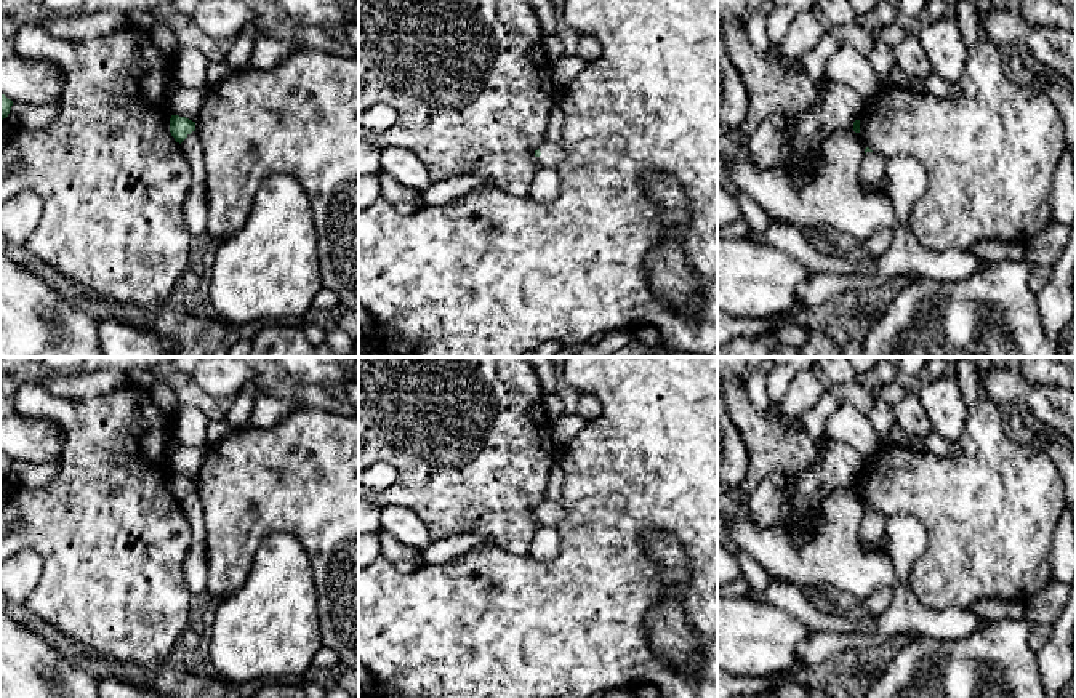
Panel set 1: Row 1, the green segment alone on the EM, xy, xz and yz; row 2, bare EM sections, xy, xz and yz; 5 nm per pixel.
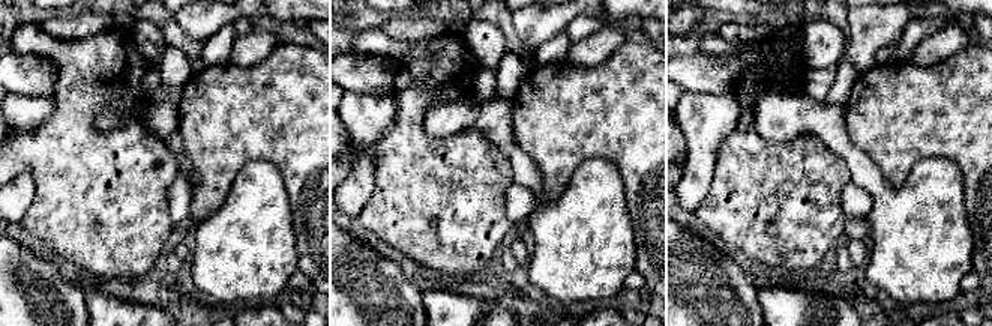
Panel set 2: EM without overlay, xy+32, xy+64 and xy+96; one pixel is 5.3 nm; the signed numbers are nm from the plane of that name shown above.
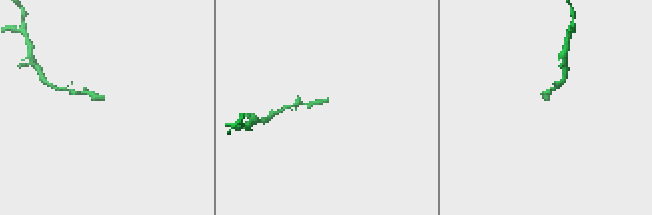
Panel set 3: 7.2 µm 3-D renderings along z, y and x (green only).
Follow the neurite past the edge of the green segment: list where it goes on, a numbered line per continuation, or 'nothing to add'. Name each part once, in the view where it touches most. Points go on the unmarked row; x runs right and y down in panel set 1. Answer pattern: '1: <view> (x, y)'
1: xz (553, 513)

